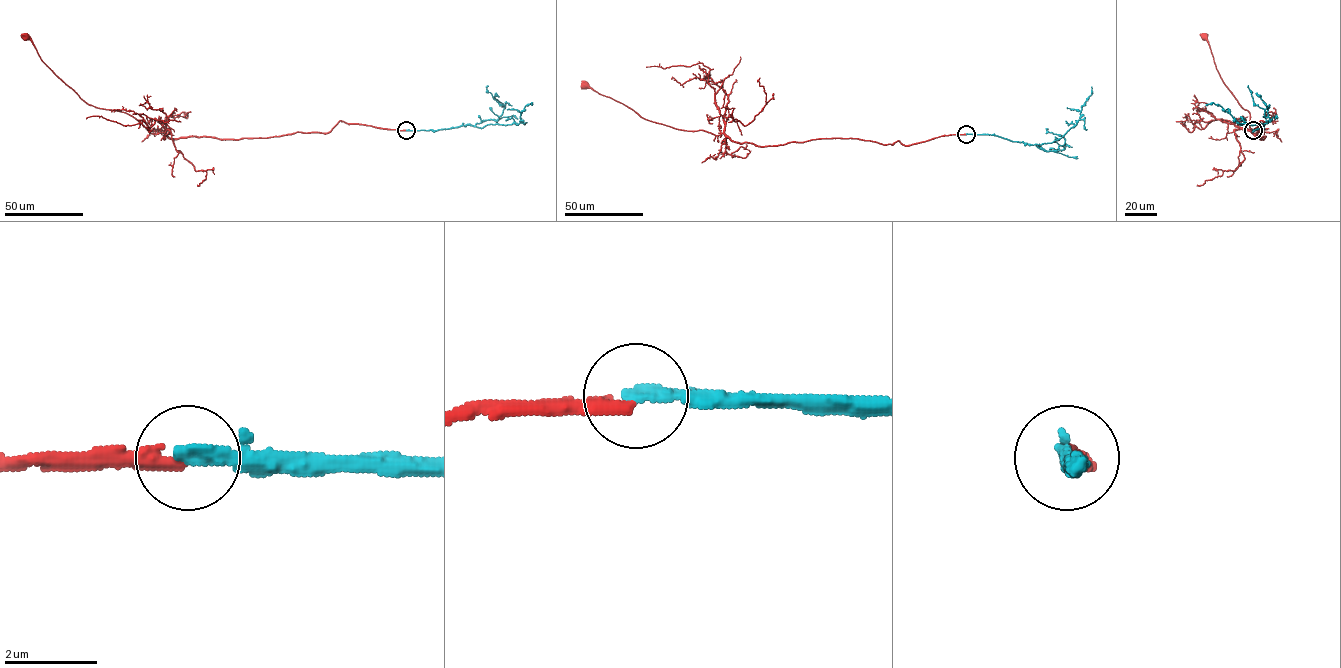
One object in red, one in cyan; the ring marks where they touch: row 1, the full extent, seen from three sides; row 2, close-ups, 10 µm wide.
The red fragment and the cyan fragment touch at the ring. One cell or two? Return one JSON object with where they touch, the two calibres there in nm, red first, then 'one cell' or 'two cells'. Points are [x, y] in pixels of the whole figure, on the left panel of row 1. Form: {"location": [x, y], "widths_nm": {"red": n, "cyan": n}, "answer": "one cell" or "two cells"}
{"location": [406, 130], "widths_nm": {"red": 300, "cyan": 320}, "answer": "two cells"}

